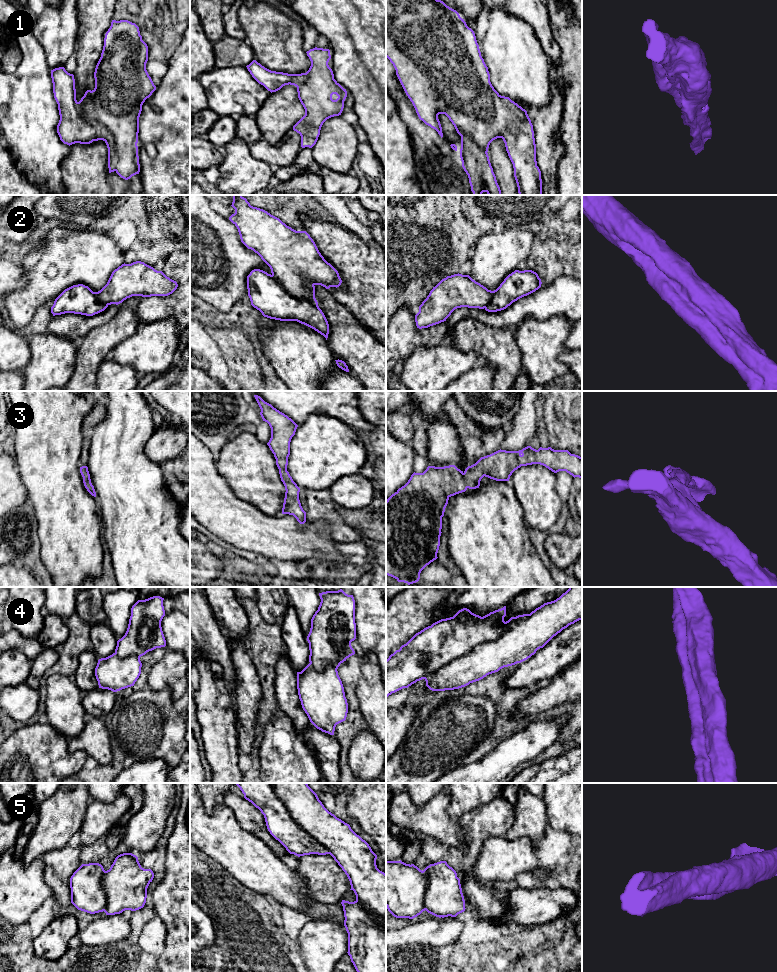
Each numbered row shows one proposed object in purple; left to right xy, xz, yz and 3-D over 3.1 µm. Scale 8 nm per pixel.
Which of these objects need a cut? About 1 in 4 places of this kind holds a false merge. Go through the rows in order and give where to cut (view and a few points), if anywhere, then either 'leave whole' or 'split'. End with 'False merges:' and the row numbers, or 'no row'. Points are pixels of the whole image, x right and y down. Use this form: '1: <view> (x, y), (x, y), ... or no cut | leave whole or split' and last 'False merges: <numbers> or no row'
1: no cut | leave whole
2: no cut | leave whole
3: no cut | leave whole
4: yz (528, 614), (498, 637), (478, 644), (424, 678) | split
5: no cut | leave whole
False merges: 4

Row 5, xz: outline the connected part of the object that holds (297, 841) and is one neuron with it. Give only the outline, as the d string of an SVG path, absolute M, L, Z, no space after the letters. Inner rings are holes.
M235 783L244 798L264 815L270 834L290 854L298 857L310 854L330 854L347 875L356 895L354 902L342 900L344 926L348 933L348 955L357 972L386 972L386 874L376 865L377 855L369 844L334 814L329 812L307 783Z

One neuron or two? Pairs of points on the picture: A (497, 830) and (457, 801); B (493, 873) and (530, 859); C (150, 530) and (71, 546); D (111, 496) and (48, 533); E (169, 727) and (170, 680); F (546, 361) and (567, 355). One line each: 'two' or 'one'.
A: one
B: one
C: two
D: two
E: two
F: two

